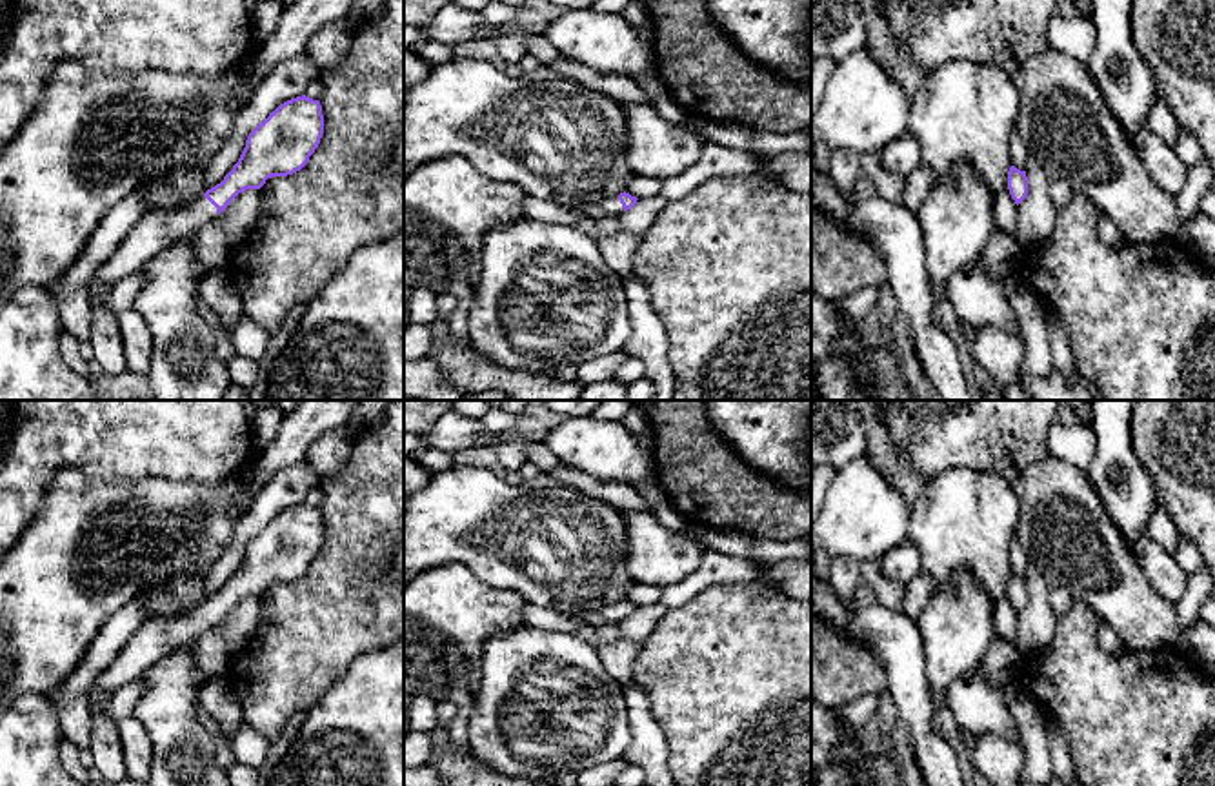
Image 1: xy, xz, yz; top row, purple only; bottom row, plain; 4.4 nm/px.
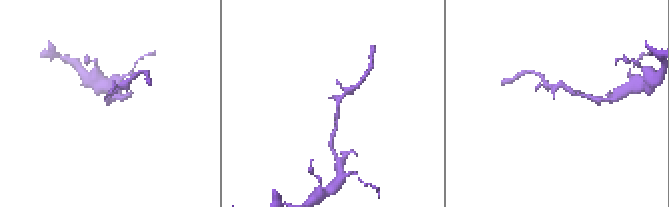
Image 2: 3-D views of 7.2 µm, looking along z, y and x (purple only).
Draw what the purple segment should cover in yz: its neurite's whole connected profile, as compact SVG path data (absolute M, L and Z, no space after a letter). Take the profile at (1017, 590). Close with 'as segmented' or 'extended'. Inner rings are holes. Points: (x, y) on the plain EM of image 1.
M1011 573L1008 579L1008 597L1009 597L1011 606L1019 613L1028 602L1026 579L1020 579L1015 573Z; as segmented

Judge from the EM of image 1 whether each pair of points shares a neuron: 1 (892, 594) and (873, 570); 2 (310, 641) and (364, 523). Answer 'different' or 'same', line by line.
1: same
2: same

